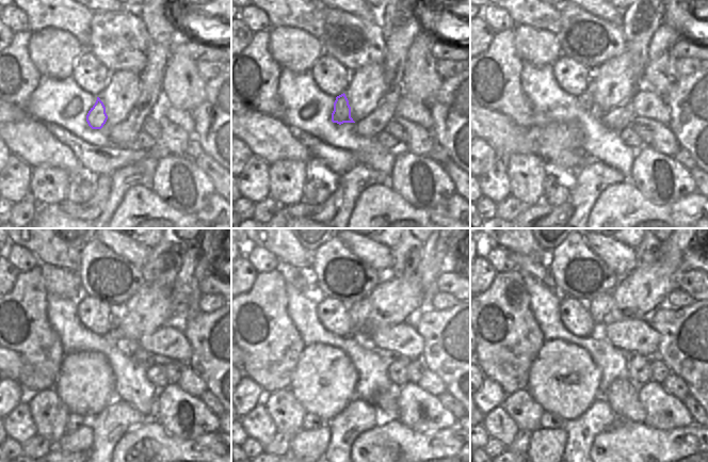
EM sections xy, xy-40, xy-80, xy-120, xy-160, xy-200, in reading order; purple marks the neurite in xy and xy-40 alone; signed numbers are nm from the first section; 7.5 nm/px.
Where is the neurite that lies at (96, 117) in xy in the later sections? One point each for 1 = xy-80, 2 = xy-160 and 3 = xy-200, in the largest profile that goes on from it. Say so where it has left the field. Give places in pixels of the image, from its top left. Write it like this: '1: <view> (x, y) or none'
1: xy-80 (586, 99)
2: xy-160 (359, 311)
3: xy-200 (599, 307)

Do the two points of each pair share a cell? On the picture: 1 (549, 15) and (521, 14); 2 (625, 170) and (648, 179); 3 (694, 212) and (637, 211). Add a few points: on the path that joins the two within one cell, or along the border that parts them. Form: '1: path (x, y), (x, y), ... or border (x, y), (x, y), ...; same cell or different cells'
1: path (543, 15), (528, 14); same cell
2: border (639, 148), (634, 156), (632, 170), (627, 178); different cells
3: path (680, 216), (650, 216); same cell

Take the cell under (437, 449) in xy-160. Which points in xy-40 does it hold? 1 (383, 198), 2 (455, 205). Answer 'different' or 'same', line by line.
1: same
2: same

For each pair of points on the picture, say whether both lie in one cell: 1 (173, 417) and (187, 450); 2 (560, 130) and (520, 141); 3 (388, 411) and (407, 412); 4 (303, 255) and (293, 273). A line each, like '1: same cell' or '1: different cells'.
1: different cells
2: different cells
3: different cells
4: different cells

